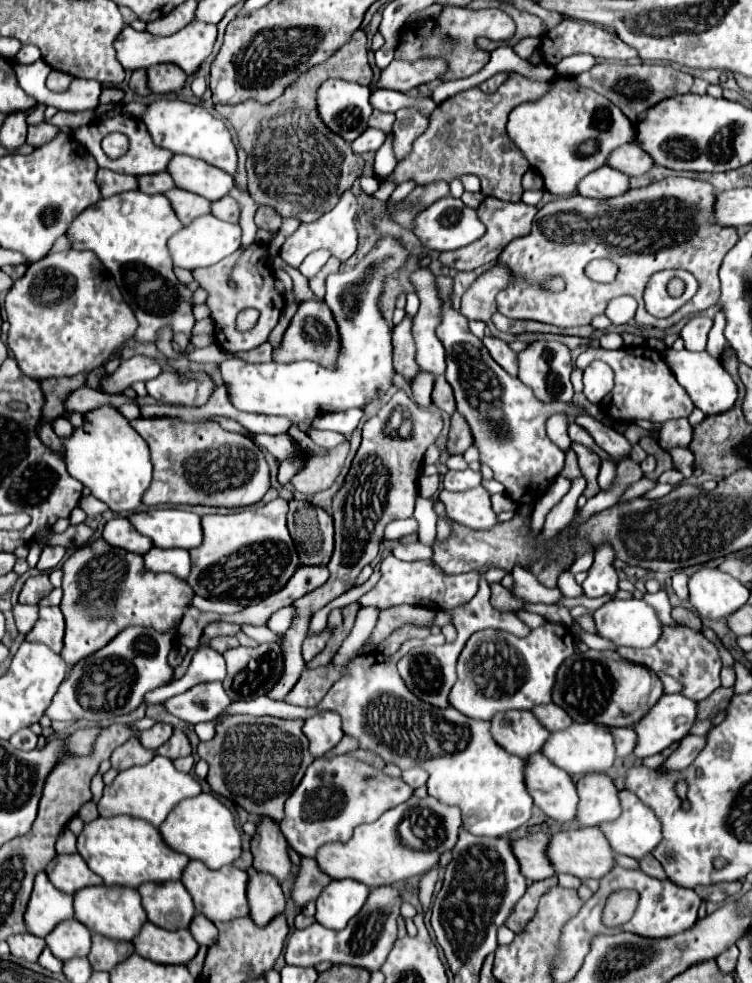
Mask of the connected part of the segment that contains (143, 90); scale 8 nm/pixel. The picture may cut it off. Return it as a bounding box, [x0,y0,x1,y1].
[129,69,151,97]

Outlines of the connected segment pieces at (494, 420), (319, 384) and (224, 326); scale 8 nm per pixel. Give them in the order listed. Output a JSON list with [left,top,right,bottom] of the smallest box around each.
[[435,275,583,505],[221,235,407,423],[191,243,285,353]]

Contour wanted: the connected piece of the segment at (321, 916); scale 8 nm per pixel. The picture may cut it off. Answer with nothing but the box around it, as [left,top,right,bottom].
[315,879,369,929]

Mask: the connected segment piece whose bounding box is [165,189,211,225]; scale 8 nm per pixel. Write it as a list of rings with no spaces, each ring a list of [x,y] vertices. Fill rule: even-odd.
[[[173,189],[165,193],[171,201],[171,207],[183,225],[189,225],[195,217],[211,213],[211,203],[195,193],[187,193],[183,189]]]

